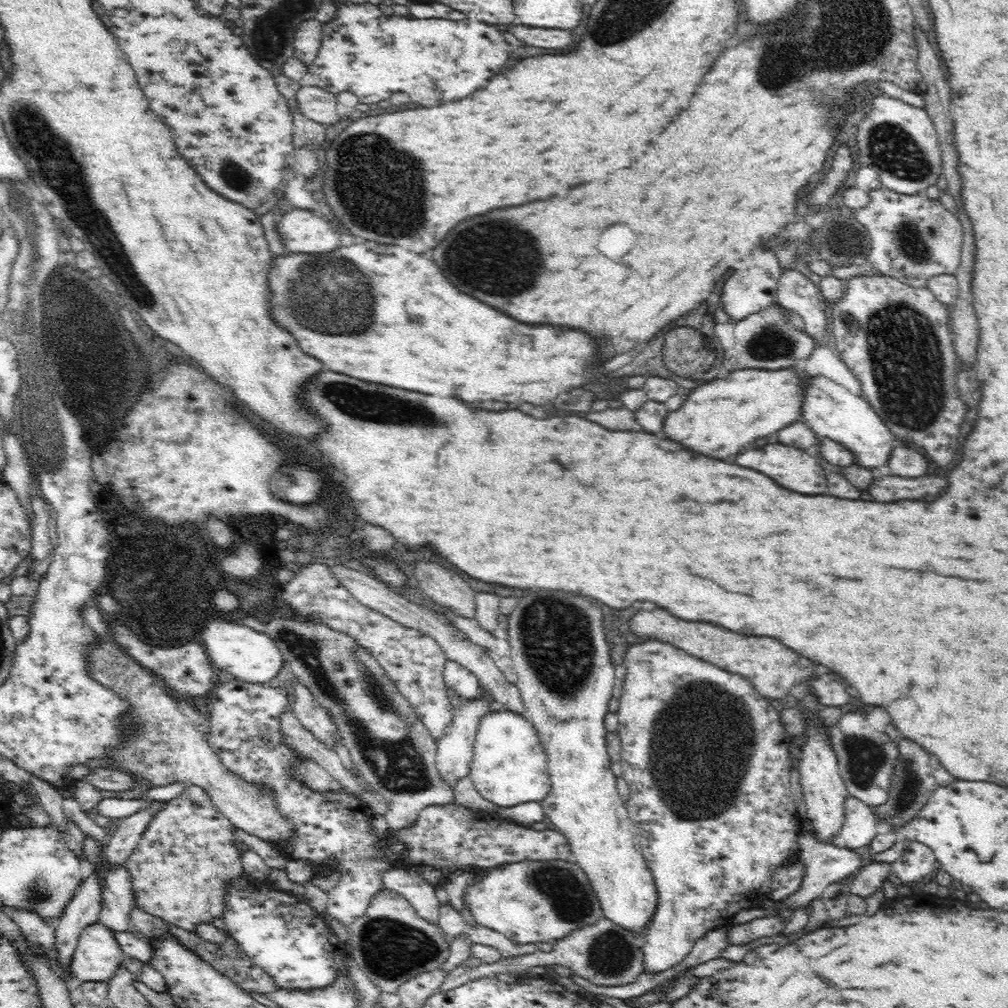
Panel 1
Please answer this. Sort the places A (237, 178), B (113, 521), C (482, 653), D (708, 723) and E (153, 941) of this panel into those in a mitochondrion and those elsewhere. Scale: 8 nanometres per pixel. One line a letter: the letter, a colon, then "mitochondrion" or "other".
A: mitochondrion
B: other
C: other
D: mitochondrion
E: other

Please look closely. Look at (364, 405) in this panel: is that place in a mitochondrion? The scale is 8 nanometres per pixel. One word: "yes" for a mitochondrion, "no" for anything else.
yes

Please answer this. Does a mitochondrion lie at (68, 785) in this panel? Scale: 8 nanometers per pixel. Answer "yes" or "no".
no

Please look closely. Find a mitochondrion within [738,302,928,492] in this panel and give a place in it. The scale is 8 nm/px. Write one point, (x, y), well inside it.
(773, 344)

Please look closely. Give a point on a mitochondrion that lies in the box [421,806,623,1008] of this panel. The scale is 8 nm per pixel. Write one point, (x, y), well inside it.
(560, 888)

